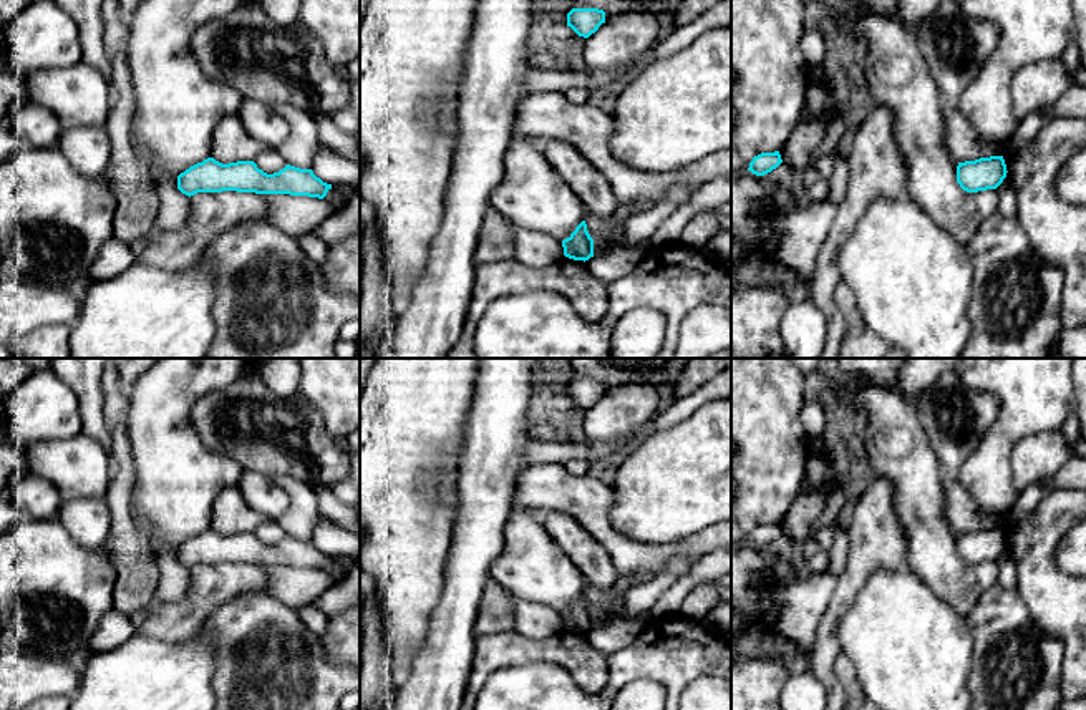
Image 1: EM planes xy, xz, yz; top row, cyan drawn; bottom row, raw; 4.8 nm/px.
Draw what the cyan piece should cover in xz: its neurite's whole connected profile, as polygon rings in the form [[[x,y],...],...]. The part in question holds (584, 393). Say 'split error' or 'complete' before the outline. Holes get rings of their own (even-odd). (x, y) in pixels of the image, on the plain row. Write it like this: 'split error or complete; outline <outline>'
complete; outline [[[572,380],[567,385],[567,398],[579,408],[589,410],[605,395],[605,383],[599,380]]]

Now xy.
complete; outline [[[207,529],[177,547],[177,561],[189,569],[197,564],[237,562],[323,571],[332,556],[317,549],[312,541],[290,536],[279,544],[267,546],[254,532],[222,536],[214,529]]]

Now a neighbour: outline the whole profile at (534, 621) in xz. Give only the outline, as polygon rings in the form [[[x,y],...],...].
[[[516,599],[514,602],[514,630],[527,639],[545,639],[564,629],[562,615],[531,601]]]

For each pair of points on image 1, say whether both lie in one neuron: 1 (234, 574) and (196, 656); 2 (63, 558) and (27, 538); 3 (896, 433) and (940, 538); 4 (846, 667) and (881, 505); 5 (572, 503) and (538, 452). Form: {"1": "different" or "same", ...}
{"1": "different", "2": "same", "3": "same", "4": "different", "5": "different"}

